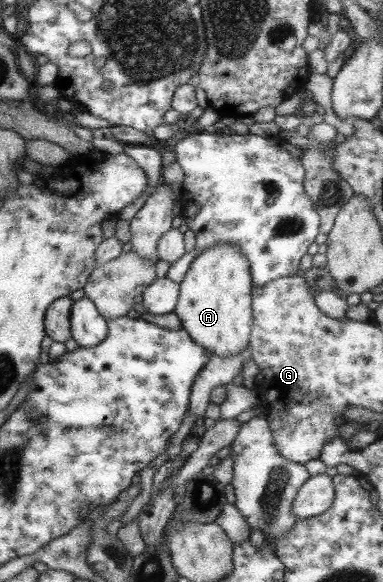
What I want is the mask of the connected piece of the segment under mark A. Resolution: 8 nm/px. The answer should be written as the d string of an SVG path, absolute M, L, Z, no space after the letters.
M227 241L205 248L193 258L179 283L173 312L191 339L209 356L231 357L248 346L251 333L251 275L249 262Z

